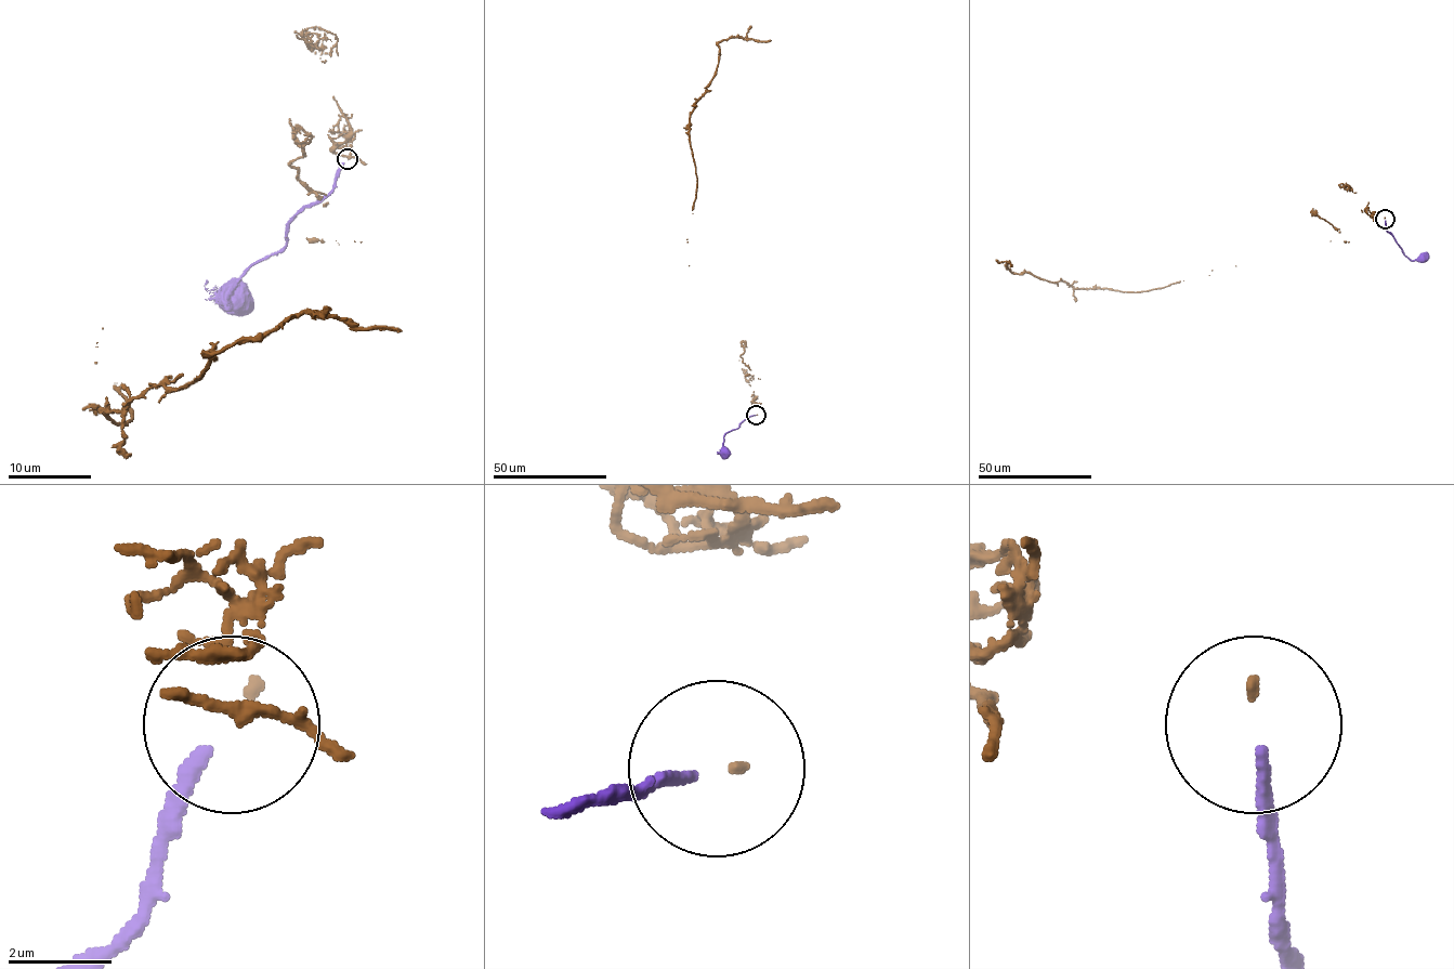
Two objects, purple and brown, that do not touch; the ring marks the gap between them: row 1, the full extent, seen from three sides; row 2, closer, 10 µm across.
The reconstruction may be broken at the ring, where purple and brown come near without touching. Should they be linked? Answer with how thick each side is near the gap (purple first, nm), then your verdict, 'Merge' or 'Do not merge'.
Thickness 260 nm (purple) against 160 nm. Merge

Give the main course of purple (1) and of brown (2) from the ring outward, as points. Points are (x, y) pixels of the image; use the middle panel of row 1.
1: (755, 415), (725, 433), (725, 453)
2: (757, 415), (757, 396), (689, 265), (696, 177), (689, 135), (690, 113), (718, 64), (718, 43), (771, 40)

